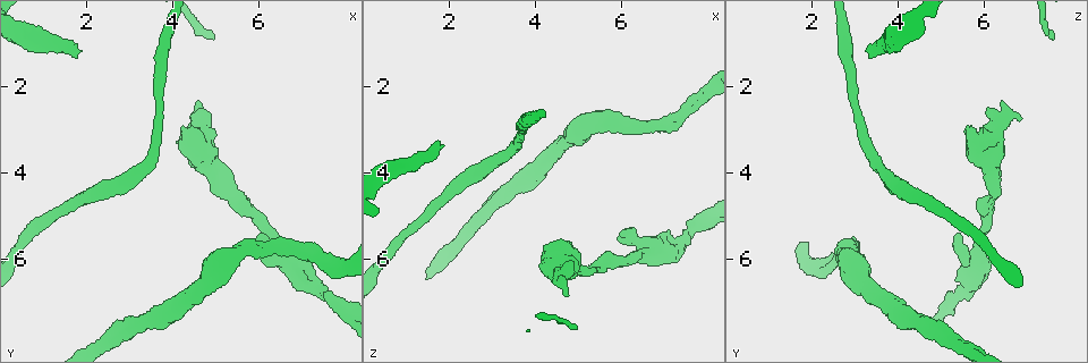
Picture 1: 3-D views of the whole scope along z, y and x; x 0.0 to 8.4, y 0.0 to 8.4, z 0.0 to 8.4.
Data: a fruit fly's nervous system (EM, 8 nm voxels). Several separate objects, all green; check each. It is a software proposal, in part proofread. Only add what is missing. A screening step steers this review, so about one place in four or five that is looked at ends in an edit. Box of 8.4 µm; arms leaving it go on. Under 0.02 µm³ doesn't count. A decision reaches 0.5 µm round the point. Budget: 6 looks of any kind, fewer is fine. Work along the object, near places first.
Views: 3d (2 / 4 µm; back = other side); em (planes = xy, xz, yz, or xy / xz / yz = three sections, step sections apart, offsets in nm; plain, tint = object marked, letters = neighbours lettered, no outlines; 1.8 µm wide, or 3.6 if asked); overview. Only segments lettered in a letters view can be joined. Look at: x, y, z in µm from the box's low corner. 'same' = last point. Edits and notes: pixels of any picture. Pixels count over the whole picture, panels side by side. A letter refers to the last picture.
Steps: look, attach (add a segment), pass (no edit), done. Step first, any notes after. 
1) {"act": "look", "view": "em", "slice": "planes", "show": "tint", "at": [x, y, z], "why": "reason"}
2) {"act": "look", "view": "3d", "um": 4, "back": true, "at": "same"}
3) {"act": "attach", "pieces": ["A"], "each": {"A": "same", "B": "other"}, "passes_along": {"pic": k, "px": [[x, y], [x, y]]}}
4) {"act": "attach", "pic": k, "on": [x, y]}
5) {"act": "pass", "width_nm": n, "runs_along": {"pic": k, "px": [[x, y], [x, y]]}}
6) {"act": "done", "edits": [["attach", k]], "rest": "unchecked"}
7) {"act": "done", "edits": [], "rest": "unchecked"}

{"act": "look", "view": "3d", "um": 4, "back": true, "at": [6.05, 5.40, 5.50]}

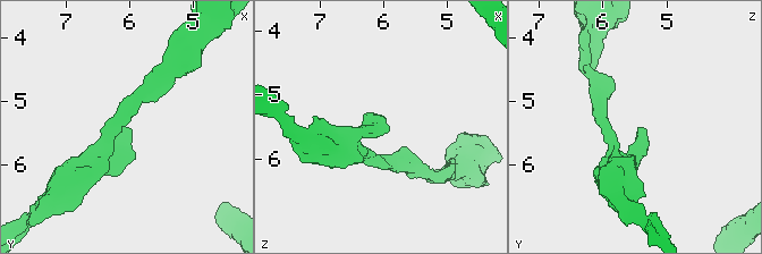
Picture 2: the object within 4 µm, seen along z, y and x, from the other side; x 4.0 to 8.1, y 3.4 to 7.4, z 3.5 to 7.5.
{"act": "look", "view": "em", "um": 3.6, "slice": "yz", "step": 16, "show": "letters", "at": [6.10, 5.45, 5.50], "why": "shape alone is not enough"}

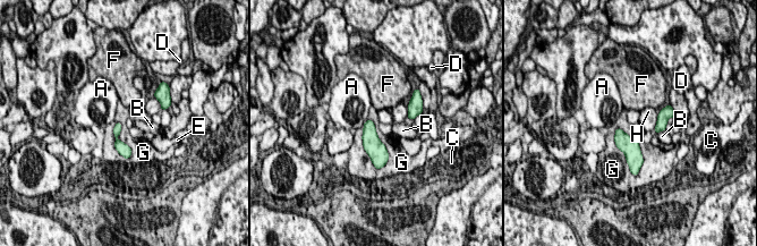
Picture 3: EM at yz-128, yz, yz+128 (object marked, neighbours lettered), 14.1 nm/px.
{"act": "look", "view": "em", "um": 3.6, "slice": "planes", "show": "letters", "at": "same", "why": "another direction"}

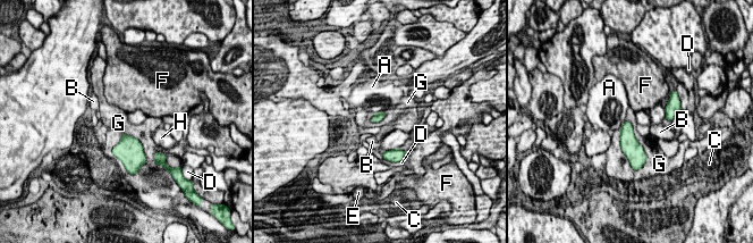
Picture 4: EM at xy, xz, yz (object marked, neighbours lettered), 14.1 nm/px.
{"act": "pass", "longest_contact_nm": ["G", 550], "each": {"A": "other", "B": "other", "C": "other", "D": "other", "E": "other", "F": "other", "G": "other", "H": "other"}, "border": {"pic": 4, "px": [[111, 149], [126, 133], [146, 158]]}, "found": "no lettered segment goes on from it"}

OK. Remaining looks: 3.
{"act": "look", "view": "3d", "um": 2, "at": [4.80, 2.75, 6.80], "why": "free end"}

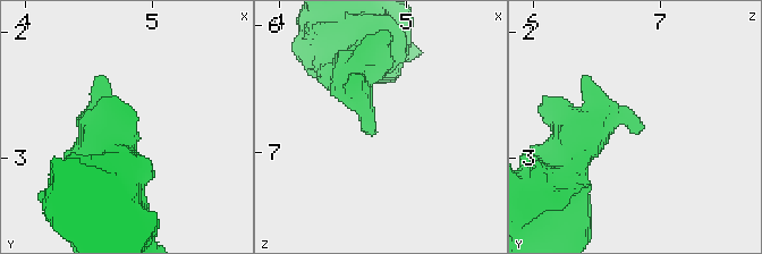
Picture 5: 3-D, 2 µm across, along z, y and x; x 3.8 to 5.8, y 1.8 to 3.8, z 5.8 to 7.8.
{"act": "look", "view": "em", "um": 3.6, "slice": "xz", "step": 8, "show": "plain", "at": [4.78, 2.76, 6.86]}

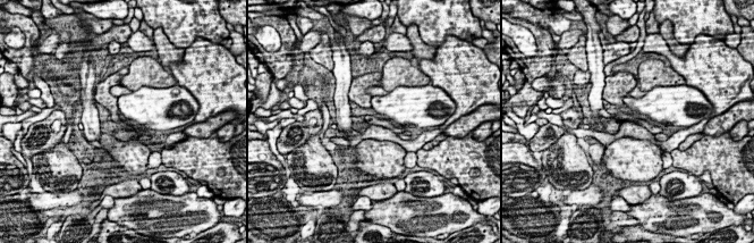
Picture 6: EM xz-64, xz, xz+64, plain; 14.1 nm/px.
{"act": "look", "view": "em", "um": 3.6, "slice": "xz", "step": 8, "show": "letters", "at": "same"}

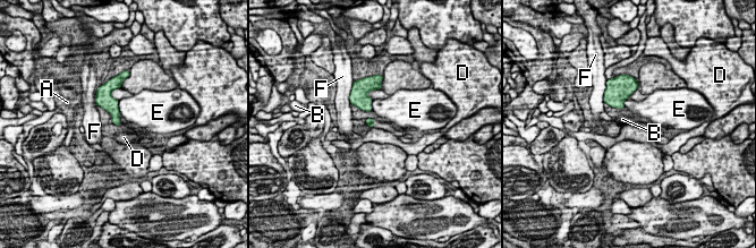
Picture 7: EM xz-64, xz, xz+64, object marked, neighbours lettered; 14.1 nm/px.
{"act": "pass", "longest_contact_nm": ["E", 190], "each": {"A": "other", "B": "other", "D": "other", "E": "other", "F": "other"}, "found": "no lettered segment goes on from it"}

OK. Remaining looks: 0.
{"act": "done", "edits": [], "rest": "unchecked"}

